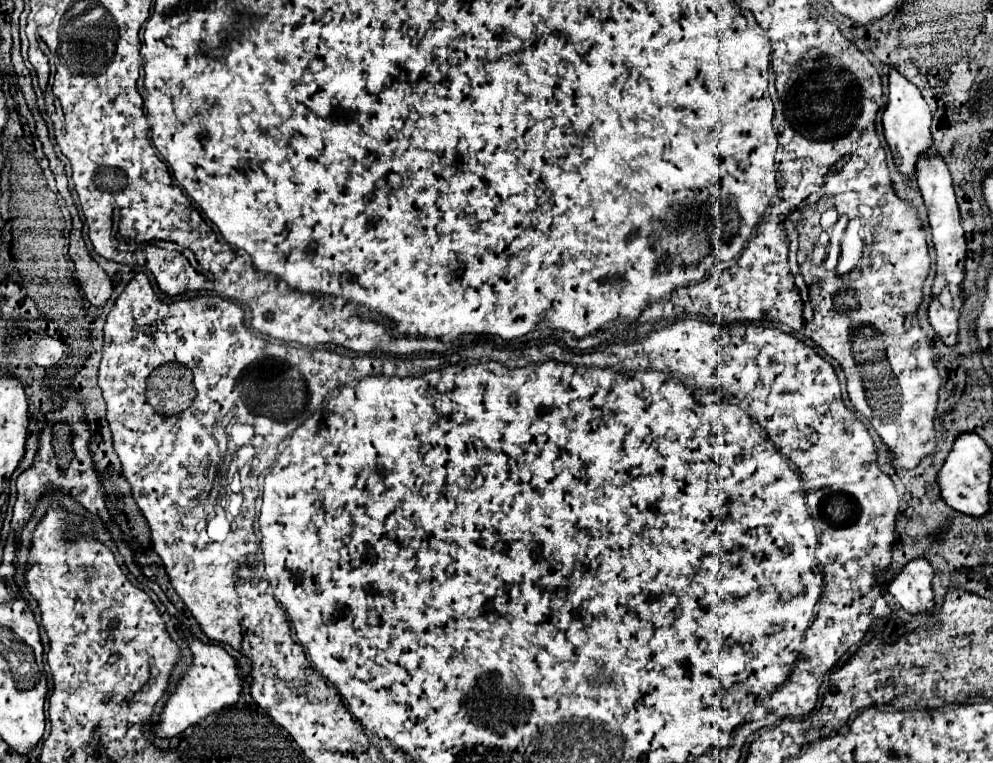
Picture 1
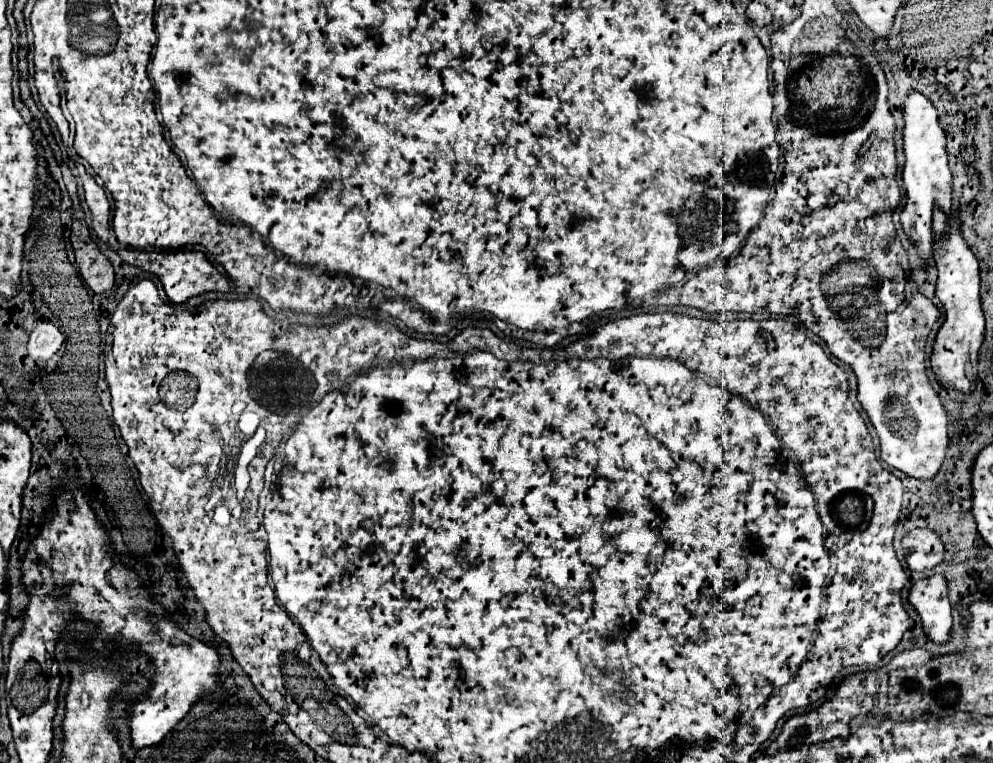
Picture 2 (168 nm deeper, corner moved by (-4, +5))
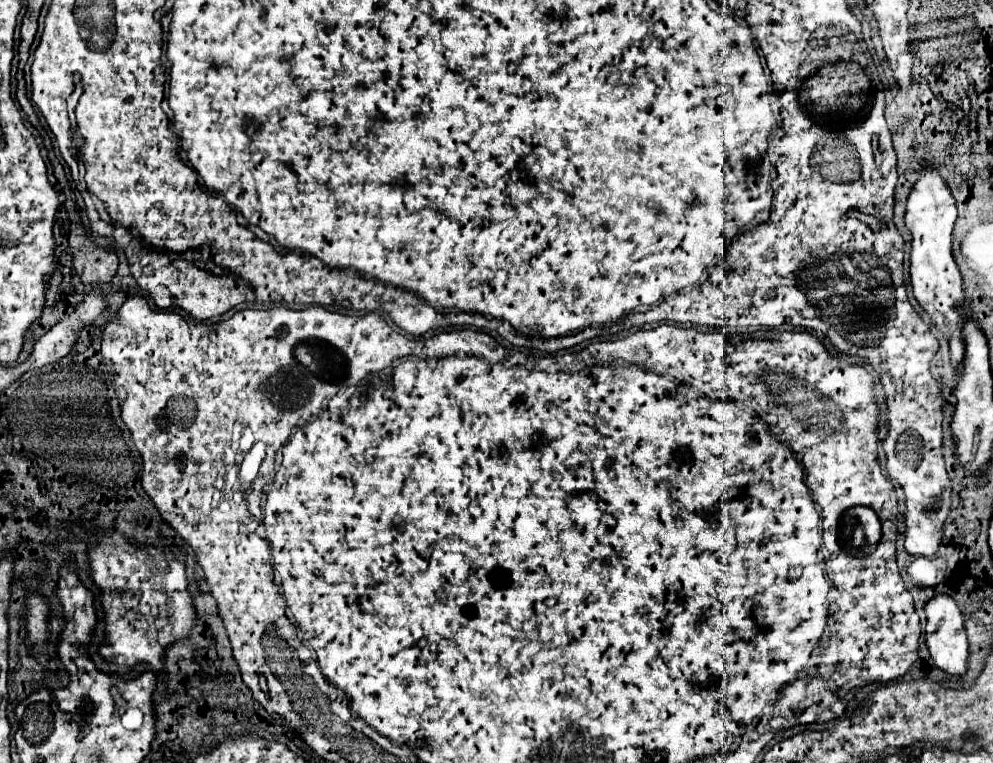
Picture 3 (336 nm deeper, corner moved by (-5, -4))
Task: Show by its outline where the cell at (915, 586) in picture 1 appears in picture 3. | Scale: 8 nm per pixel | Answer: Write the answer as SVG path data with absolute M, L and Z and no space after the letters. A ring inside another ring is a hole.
M936 596L926 604L924 610L928 616L926 646L928 646L928 652L934 660L934 664L952 676L964 676L968 670L968 638L966 638L966 630L964 630L964 616L962 616L958 604L950 596Z

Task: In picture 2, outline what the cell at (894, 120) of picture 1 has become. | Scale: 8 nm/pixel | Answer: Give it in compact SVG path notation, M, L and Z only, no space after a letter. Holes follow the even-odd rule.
M911 91L903 105L903 153L905 153L905 165L903 165L903 185L907 191L907 205L901 213L901 223L907 233L907 237L917 245L923 259L929 259L933 255L933 233L931 233L931 215L933 205L939 205L945 213L951 209L951 171L947 165L947 153L945 153L945 131L939 125L937 109L933 103L919 91Z

